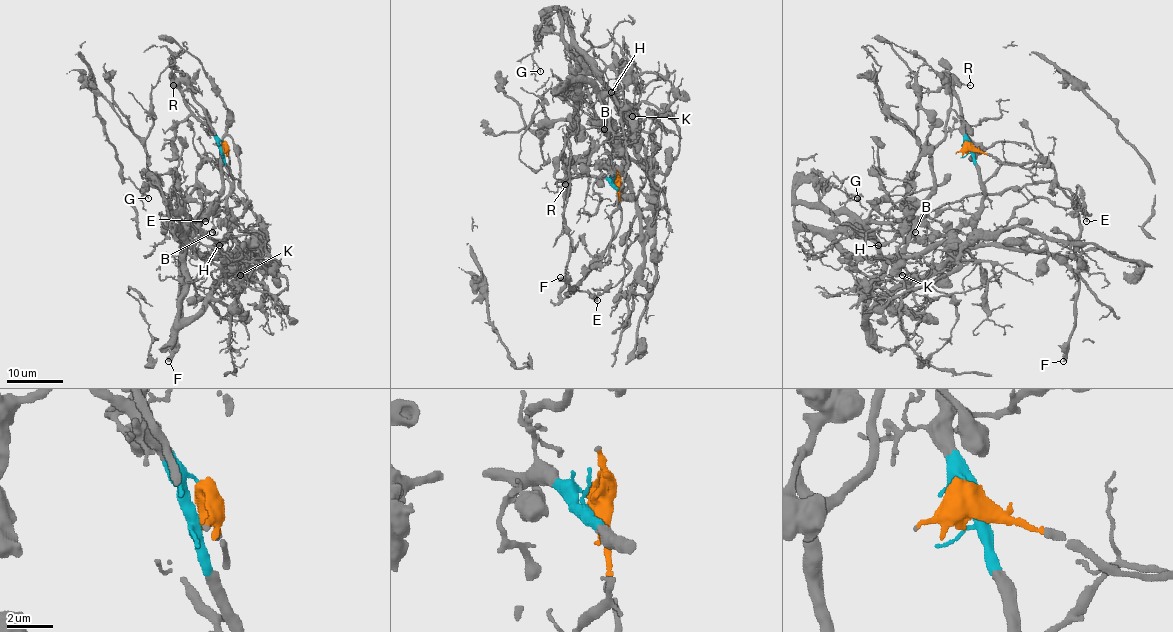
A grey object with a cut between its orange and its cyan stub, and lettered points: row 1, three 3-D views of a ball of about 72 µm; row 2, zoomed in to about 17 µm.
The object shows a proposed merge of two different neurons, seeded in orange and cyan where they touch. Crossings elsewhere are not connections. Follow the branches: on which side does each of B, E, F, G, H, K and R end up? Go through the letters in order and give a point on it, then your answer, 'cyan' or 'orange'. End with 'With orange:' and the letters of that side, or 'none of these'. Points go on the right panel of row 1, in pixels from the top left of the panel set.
B: (915, 232) | cyan
E: (1086, 221) | orange
F: (1063, 361) | orange
G: (857, 198) | cyan
H: (878, 245) | cyan
K: (902, 275) | cyan
R: (970, 85) | cyan
With orange: E, F

